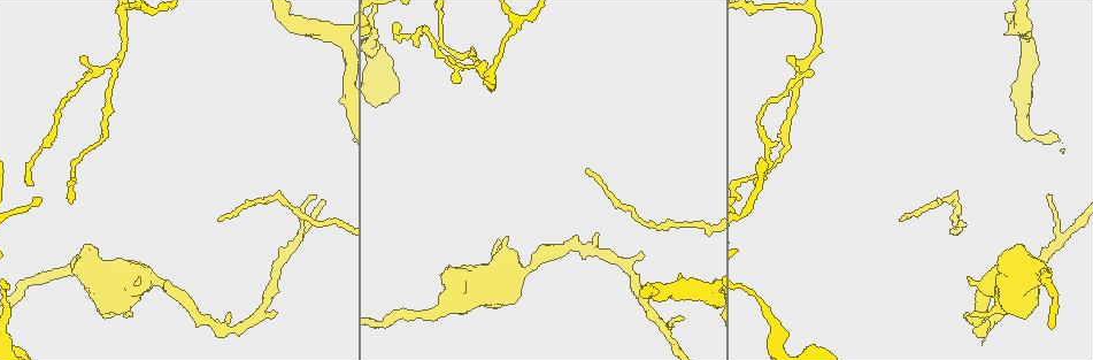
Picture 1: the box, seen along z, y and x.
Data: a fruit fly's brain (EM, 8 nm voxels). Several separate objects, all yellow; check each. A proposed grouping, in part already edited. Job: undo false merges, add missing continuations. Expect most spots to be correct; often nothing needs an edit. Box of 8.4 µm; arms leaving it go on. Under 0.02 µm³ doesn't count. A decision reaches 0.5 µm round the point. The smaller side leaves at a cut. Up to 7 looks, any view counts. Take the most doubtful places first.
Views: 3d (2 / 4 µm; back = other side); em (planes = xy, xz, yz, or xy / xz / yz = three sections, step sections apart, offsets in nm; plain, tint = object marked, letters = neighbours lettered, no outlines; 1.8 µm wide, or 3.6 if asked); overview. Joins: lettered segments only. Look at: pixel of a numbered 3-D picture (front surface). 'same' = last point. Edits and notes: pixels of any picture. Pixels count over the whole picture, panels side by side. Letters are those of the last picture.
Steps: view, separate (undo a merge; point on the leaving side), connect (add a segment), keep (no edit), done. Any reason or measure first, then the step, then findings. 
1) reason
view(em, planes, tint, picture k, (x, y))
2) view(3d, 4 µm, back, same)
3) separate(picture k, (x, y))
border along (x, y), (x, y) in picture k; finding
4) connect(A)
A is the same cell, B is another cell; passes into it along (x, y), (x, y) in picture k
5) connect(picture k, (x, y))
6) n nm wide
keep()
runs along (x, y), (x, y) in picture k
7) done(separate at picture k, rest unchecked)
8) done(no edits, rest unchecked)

two arms in line, one across
view(em, planes, letters, picture 1, (483, 72))

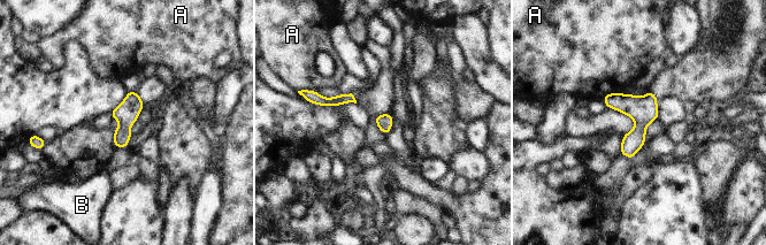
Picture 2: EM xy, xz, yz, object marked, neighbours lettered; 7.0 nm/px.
keep()
A and B are other cells; border along (621, 92), (610, 92), (602, 98) in picture 2; continuous, no second neuron

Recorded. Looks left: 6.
an open end
view(3d, 2 µm, picture 1, (598, 234))

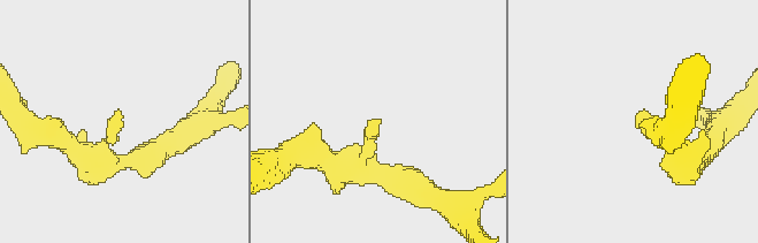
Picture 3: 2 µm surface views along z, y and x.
need the tissue
view(em, planes, letters, picture 3, (121, 116))

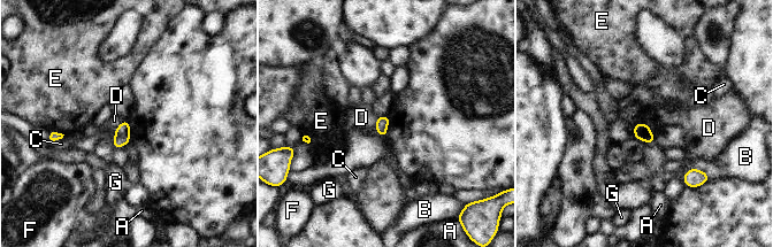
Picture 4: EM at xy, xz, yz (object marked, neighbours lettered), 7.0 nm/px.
keep()
A, B, C, D, E, F and G are other cells; border along (376, 117), (376, 132), (380, 136) in picture 4; none of them fits

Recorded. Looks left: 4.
tapers out
view(em, yz, step 16, letters, picture 1, (1048, 194))

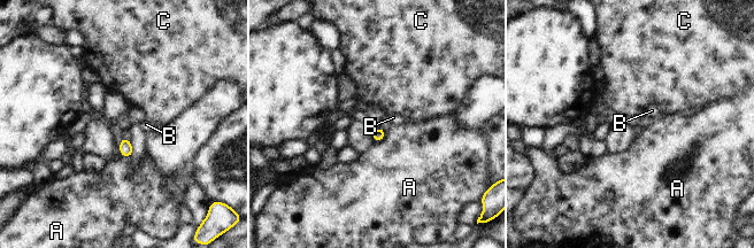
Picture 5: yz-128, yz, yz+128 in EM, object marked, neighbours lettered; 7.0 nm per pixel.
view(em, planes, letters, same)

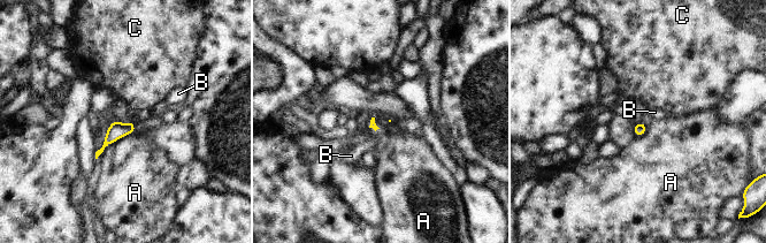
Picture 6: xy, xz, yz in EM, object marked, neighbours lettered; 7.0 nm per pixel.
A touches over 340 nm
keep()
A, B and C are other cells; border along (136, 131), (109, 143), (97, 158) in picture 6; no lettered segment goes on from it

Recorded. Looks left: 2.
done(no edits, rest unchecked)

